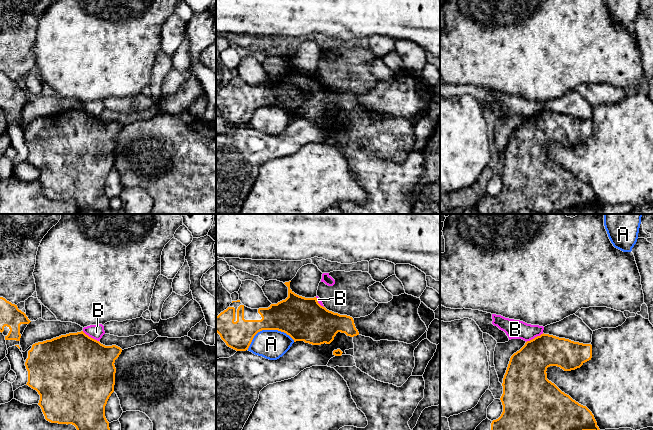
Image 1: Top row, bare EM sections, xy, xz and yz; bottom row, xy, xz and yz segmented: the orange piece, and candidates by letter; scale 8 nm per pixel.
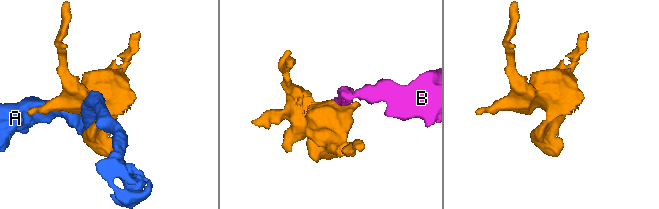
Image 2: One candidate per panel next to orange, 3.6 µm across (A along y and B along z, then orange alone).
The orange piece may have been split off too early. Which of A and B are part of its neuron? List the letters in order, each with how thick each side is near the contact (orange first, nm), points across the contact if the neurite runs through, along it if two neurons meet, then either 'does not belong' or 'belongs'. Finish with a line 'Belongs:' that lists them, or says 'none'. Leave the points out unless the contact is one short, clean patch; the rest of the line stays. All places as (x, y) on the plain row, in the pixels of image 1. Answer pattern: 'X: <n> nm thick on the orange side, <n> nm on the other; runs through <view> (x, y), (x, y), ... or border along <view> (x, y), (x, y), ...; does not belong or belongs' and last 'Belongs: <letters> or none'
A: 320 nm thick on the orange side, 240 nm on the other; does not belong
B: 300 nm thick on the orange side, 160 nm on the other; border along yz (543, 109), (526, 118); does not belong
Belongs: none

